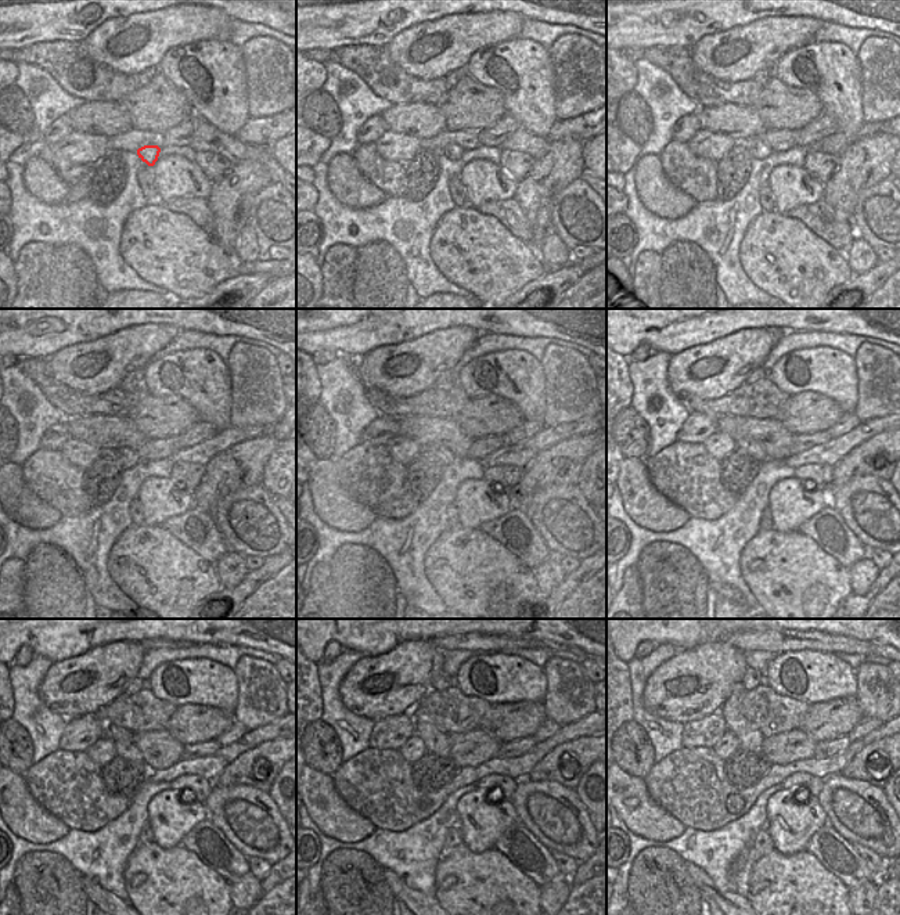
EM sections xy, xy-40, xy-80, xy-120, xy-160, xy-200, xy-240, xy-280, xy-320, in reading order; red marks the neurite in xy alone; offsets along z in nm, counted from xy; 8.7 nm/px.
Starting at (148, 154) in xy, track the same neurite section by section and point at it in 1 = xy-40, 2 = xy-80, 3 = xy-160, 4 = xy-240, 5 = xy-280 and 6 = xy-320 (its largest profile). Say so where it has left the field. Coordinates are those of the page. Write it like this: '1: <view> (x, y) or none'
1: xy-40 (453, 152)
2: xy-80 (758, 148)
3: xy-160 (436, 451)
4: xy-240 (125, 746)
5: xy-280 (436, 741)
6: xy-320 (749, 737)

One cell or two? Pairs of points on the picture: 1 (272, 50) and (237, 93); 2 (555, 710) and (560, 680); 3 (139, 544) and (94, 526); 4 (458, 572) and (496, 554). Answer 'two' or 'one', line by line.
1: two
2: one
3: two
4: one

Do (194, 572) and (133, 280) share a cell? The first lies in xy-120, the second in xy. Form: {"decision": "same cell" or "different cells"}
{"decision": "different cells"}

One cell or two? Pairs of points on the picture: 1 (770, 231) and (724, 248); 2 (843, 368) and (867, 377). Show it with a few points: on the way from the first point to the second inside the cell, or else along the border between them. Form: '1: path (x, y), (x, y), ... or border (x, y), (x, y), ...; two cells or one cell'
1: border (758, 215), (740, 244), (740, 265), (745, 274); two cells
2: border (852, 359), (856, 367), (856, 406); two cells

